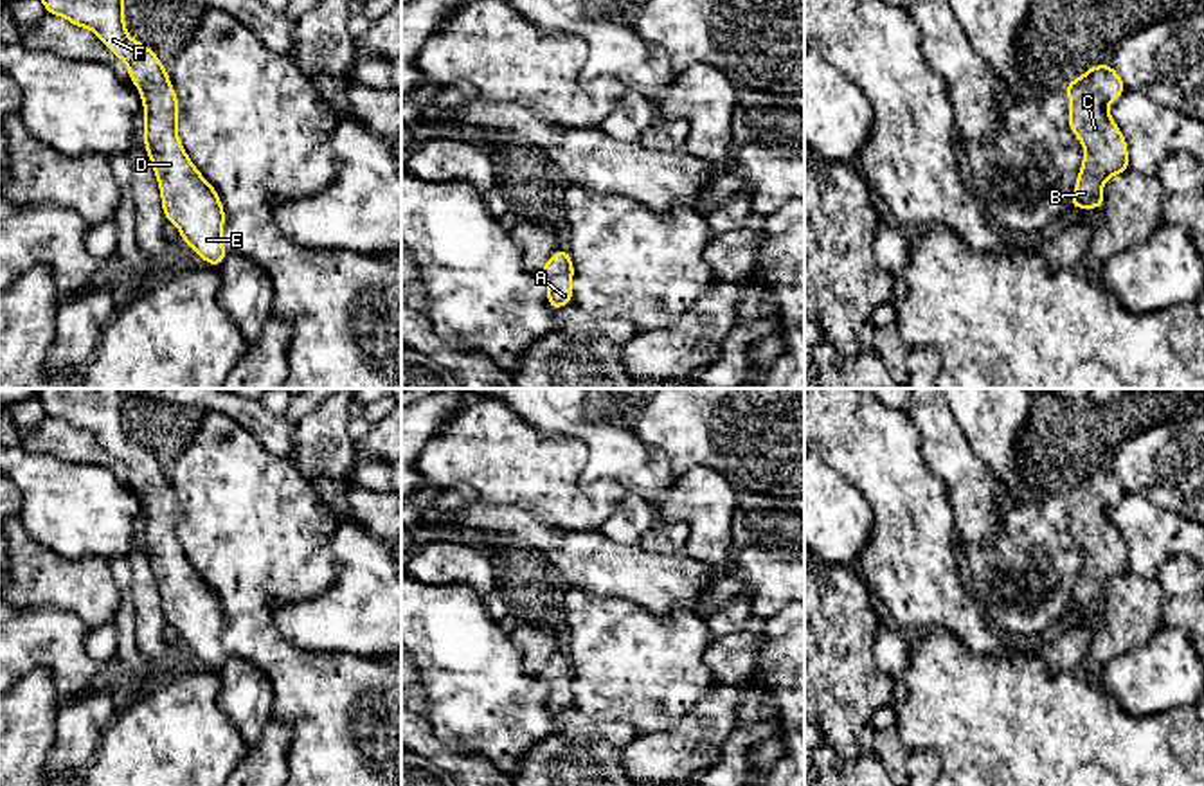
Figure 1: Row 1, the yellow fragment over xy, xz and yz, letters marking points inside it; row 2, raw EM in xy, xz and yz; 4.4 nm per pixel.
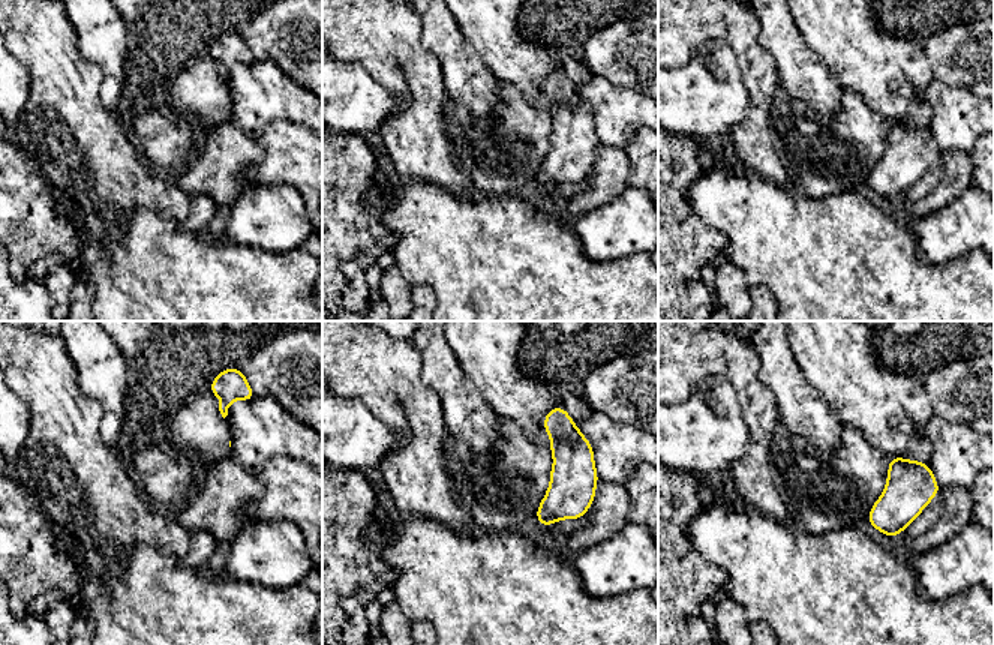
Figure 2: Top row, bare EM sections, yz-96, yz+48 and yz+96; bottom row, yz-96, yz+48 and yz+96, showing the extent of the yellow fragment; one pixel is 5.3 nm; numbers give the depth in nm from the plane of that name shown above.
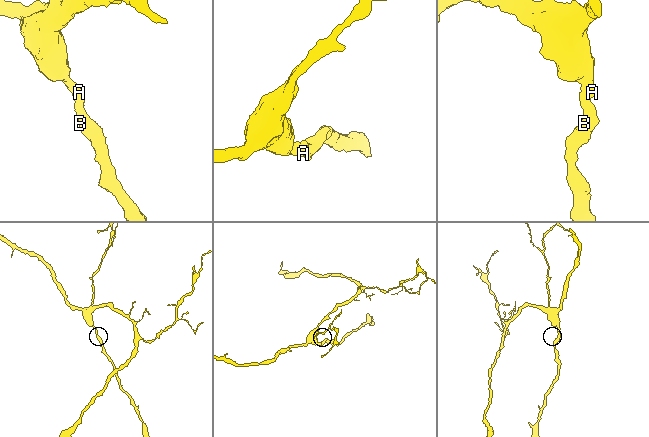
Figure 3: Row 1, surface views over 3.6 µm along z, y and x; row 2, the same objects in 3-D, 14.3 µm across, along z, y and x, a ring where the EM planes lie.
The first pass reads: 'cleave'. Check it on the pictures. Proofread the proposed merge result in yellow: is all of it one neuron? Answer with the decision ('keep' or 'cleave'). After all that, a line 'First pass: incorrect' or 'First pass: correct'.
keep
First pass: incorrect

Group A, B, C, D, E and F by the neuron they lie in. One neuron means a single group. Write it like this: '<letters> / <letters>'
A B C D E F

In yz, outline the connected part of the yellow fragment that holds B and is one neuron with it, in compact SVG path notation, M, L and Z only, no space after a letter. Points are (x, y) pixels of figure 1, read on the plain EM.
M1094 468L1082 480L1065 487L1069 532L1085 550L1071 612L1103 610L1103 586L1118 576L1128 574L1127 541L1107 514L1127 491L1112 468Z

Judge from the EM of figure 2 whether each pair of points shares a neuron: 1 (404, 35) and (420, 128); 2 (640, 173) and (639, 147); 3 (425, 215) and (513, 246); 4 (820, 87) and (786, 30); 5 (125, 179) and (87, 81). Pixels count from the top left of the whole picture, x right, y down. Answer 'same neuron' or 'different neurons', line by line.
1: same neuron
2: same neuron
3: same neuron
4: same neuron
5: same neuron

